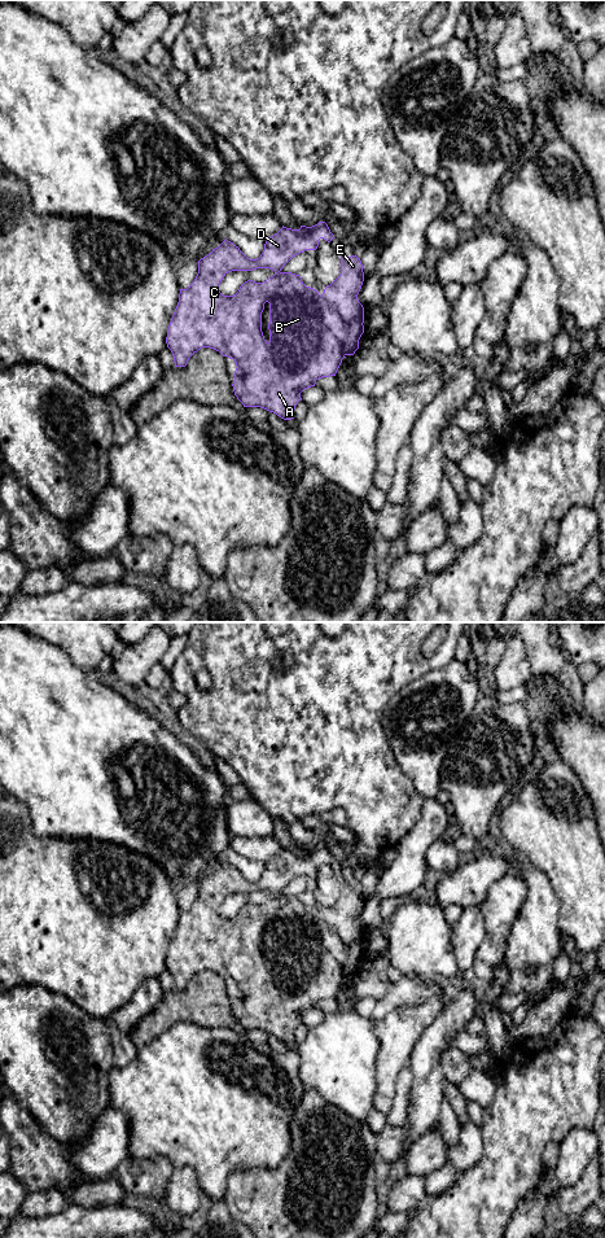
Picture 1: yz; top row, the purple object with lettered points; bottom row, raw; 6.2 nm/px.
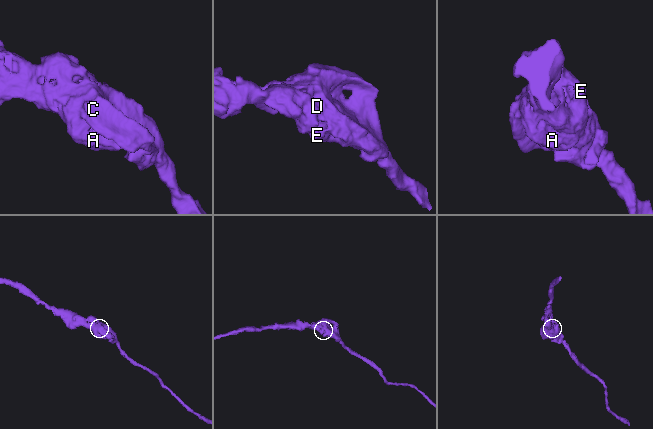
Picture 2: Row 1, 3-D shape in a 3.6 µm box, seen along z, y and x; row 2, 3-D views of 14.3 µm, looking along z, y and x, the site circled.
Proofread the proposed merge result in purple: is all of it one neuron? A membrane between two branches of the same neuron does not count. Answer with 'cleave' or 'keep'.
keep

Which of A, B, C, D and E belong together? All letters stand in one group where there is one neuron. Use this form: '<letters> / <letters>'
A B C D E

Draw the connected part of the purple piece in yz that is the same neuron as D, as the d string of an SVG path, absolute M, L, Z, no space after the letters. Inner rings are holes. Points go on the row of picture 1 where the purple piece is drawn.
M319 222L312 227L301 226L299 229L282 228L271 236L264 250L257 259L247 258L238 246L227 239L211 253L198 261L198 274L194 281L180 289L179 302L168 325L166 337L167 347L174 355L175 367L185 367L189 358L202 347L210 347L236 362L233 391L244 407L260 407L276 414L284 420L294 419L294 410L301 398L301 393L321 377L336 376L342 359L354 355L359 349L359 340L364 333L364 307L358 299L358 294L364 281L363 264L356 255L345 257L341 253L341 274L326 285L320 296L314 288L306 286L299 275L282 272L284 266L304 250L316 250L319 240L330 242L334 235L325 222ZM257 268L269 268L276 274L263 283L253 280L245 281L233 296L224 296L219 292L223 277L232 271L253 271ZM264 303L269 303L269 341L264 340L262 332L262 312Z

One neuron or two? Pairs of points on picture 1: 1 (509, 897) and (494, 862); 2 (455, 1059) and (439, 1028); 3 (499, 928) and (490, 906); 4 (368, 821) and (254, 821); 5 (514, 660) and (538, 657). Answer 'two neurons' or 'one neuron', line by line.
1: two neurons
2: two neurons
3: one neuron
4: two neurons
5: two neurons

